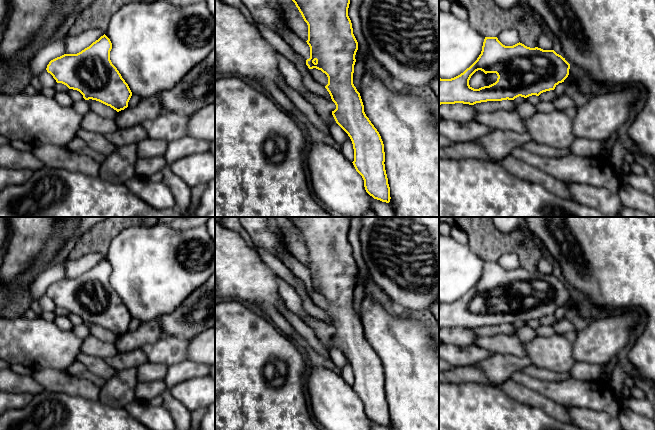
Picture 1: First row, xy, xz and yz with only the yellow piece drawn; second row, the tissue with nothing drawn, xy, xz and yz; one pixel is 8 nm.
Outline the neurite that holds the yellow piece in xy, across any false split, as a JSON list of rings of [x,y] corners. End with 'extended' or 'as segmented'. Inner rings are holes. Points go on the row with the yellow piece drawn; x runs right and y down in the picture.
[[[104,34],[77,54],[64,54],[51,60],[46,70],[57,83],[62,83],[69,89],[79,91],[85,100],[99,101],[119,112],[128,107],[132,92],[110,60],[111,49],[112,43]]] | as segmented

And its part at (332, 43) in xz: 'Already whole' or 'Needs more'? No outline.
Already whole

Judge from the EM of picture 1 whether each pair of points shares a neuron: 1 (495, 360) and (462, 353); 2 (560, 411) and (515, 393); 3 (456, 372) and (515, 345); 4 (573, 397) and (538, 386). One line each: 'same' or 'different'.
1: same
2: same
3: same
4: same

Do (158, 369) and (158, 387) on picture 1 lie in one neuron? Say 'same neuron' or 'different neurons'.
different neurons

